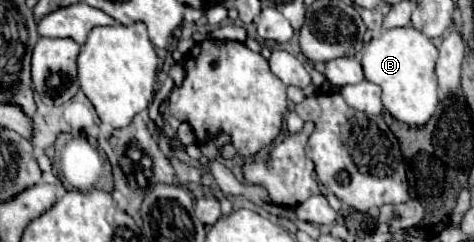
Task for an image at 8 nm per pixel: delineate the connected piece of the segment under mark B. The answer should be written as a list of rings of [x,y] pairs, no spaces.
[[[413,26],[383,30],[365,46],[361,58],[365,78],[381,86],[383,106],[393,118],[409,126],[423,126],[433,116],[439,104],[435,78],[437,54],[435,44]]]

